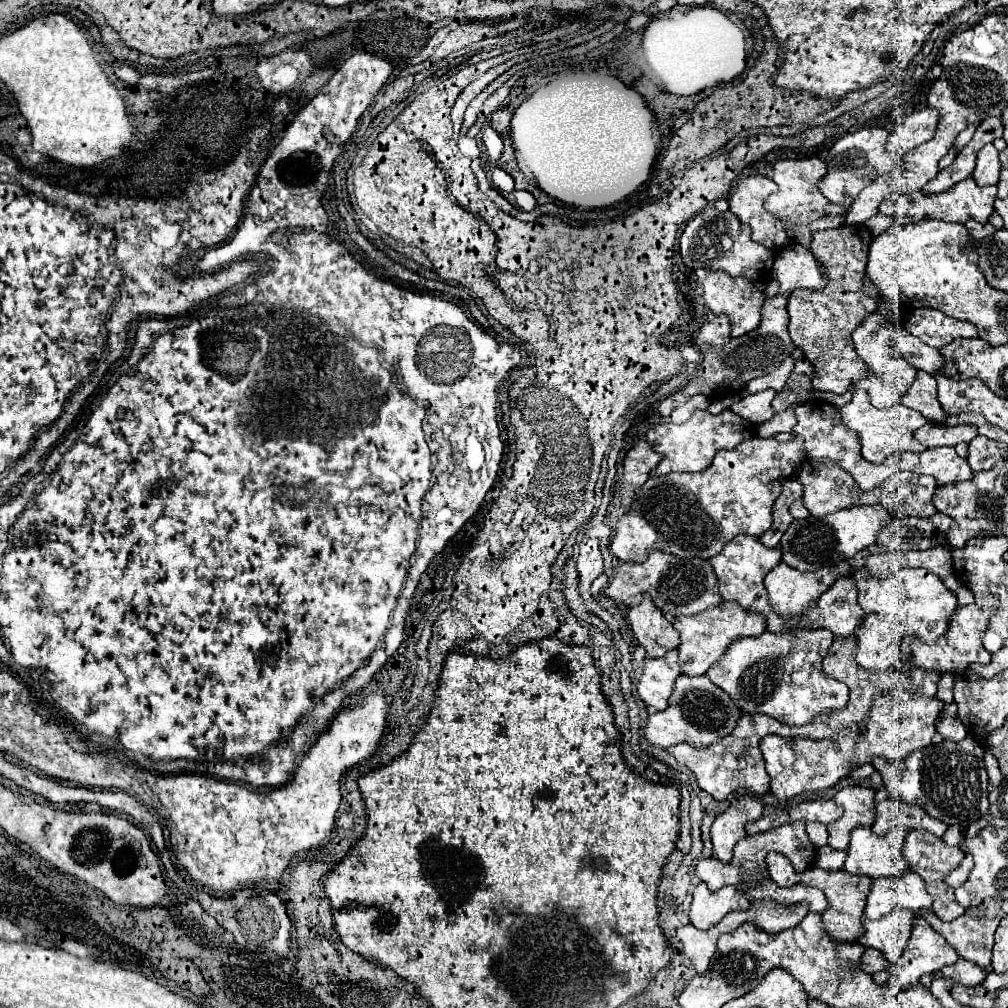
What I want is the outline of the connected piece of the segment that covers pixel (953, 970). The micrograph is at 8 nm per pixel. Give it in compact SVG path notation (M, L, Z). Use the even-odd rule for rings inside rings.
M959 959L957 963L943 967L941 973L943 973L943 977L949 983L955 983L955 985L957 983L963 983L963 985L979 985L991 973L991 969L983 971L981 967L975 967L975 963L967 961L967 959Z

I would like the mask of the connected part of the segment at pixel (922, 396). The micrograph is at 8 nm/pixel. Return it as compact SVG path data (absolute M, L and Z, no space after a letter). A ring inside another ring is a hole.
M917 371L915 383L907 391L903 405L919 411L927 421L943 423L943 419L945 419L945 411L941 409L941 405L937 401L937 381L931 375L927 375L925 371Z

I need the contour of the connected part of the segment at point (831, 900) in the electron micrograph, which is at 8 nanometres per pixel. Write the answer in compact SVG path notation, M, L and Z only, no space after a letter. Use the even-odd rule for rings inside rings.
M809 867L803 873L799 873L799 883L817 887L825 893L829 907L823 911L823 925L835 941L855 943L855 939L859 939L859 935L863 935L863 909L865 909L865 899L873 885L871 877L857 877L843 869L827 871L821 867Z

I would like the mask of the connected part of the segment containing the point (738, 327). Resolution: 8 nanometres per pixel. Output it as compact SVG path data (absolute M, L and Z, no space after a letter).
M709 271L703 281L705 287L705 303L713 313L725 313L731 319L731 335L741 337L761 321L761 305L765 301L765 285L761 281L749 281L745 277L731 277L723 271Z

